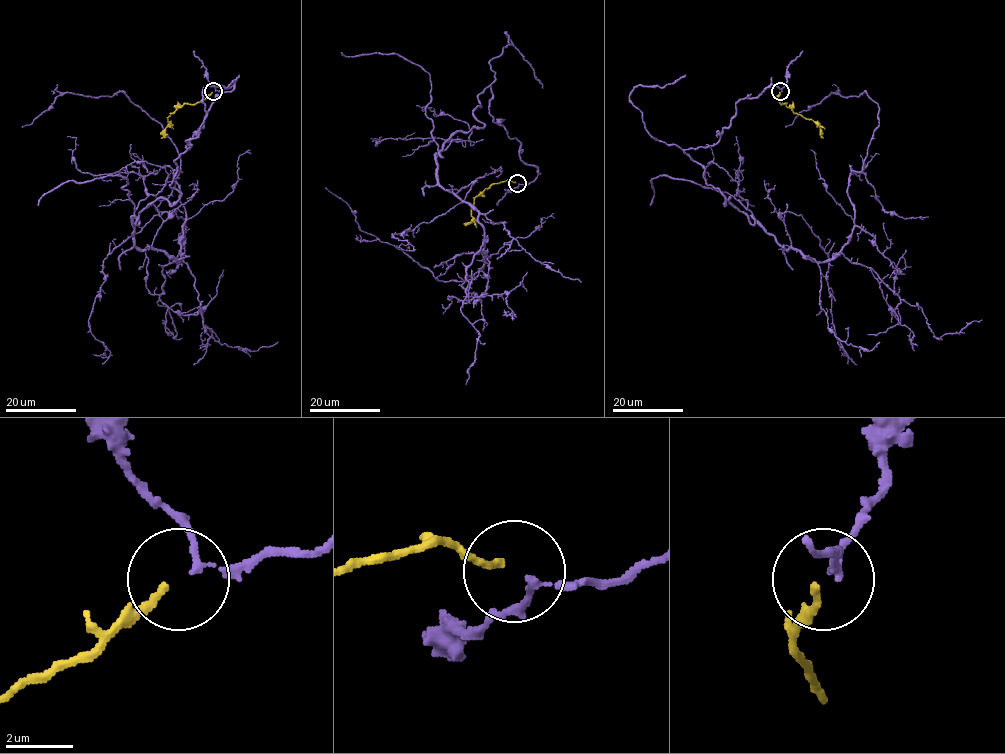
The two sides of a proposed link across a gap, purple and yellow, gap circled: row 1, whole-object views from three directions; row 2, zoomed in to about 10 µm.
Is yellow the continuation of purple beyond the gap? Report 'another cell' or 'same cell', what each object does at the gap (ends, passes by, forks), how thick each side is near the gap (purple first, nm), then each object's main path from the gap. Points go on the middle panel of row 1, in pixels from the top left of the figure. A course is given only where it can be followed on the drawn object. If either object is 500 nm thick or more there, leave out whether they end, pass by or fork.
same cell; purple passes by; yellow ends there; 170 nm thick on the purple side, 220 nm on the other; purple runs (518, 184), (538, 169), (488, 86), (484, 125), (437, 156), (483, 227), (464, 281), (325, 187); yellow runs (515, 183), (507, 180), (485, 188), (475, 198), (471, 206), (472, 219), (464, 225)

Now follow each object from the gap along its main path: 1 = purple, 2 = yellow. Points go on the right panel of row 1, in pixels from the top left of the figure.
1: (781, 91), (684, 150), (724, 204), (830, 260), (879, 107), (832, 93), (785, 126)
2: (780, 92), (778, 99), (781, 104), (811, 118), (823, 138)

